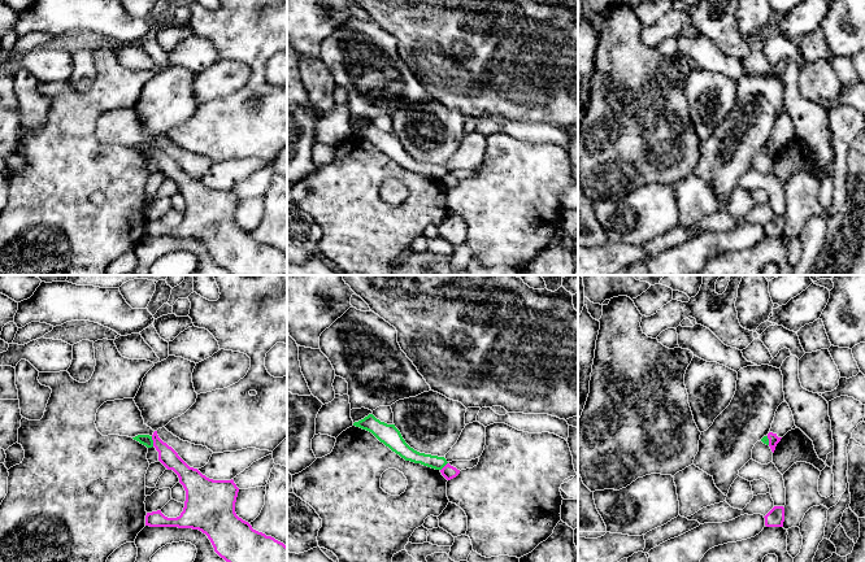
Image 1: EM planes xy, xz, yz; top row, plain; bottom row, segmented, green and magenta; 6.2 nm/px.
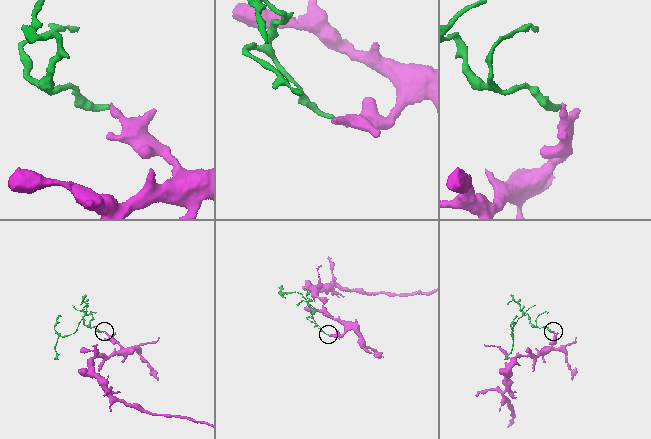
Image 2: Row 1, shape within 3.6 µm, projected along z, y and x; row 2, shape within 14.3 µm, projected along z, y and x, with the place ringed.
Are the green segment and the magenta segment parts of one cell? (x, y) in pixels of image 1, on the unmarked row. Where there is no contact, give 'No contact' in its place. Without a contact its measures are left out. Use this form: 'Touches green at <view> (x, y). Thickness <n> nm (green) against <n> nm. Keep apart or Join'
Touches green at xy (152, 151). Thickness 70 nm (green) against 110 nm. Keep apart

